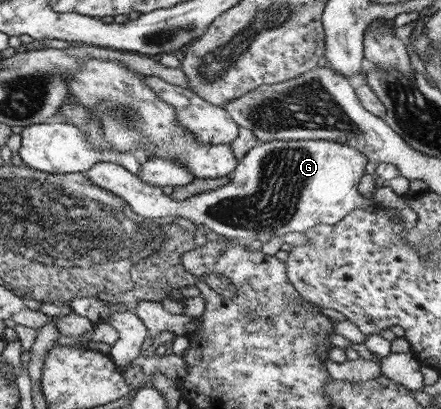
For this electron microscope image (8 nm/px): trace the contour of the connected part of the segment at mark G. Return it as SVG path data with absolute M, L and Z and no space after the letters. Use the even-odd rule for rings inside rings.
M273 140L259 143L241 158L236 170L231 174L232 179L220 188L202 192L183 202L174 200L169 191L150 186L136 178L135 173L128 172L118 164L99 162L85 172L99 188L103 188L118 198L121 198L133 213L149 220L174 220L185 218L194 224L203 224L207 229L217 233L220 237L241 241L244 243L255 240L265 243L271 237L282 238L289 232L305 233L308 228L317 225L337 224L356 209L375 211L375 202L367 201L359 195L358 185L364 176L367 157L361 151L339 142L331 140Z

